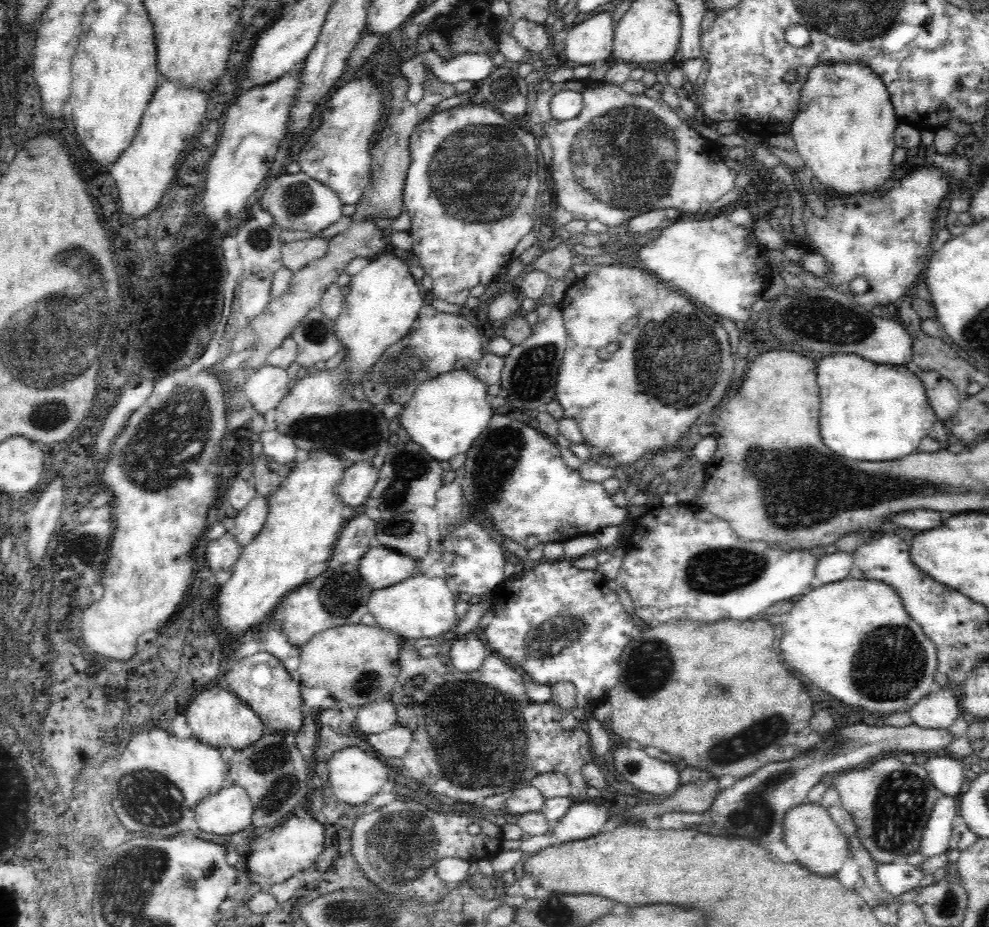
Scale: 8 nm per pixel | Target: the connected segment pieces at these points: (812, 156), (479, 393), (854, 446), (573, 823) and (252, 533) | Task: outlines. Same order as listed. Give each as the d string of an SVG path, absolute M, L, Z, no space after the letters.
M822 60L807 73L798 108L788 133L819 182L843 196L888 190L894 167L894 133L900 120L884 81L874 69L861 61Z
M454 371L422 382L410 400L403 405L399 423L410 436L438 462L470 450L474 438L486 430L493 413L488 401L487 386L474 377L474 372Z
M834 353L822 358L818 364L818 386L821 409L819 414L820 436L824 444L846 458L862 462L882 462L882 460L898 460L914 453L920 440L928 436L928 430L936 420L934 411L927 399L925 384L917 371L910 366L894 366L890 364L874 364L854 354Z
M604 800L576 802L557 822L554 834L562 843L590 838L600 833L611 818Z
M267 497L254 498L244 510L234 518L236 527L233 535L244 548L263 528L267 518Z

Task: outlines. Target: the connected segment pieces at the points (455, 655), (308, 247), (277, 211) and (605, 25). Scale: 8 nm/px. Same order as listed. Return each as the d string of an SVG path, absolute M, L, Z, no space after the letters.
M475 633L454 639L448 646L447 653L456 670L460 672L477 671L489 655L486 645L476 637Z
M313 236L291 243L282 243L283 266L292 271L292 274L302 270L308 263L326 254L328 240L324 237Z
M302 171L284 172L271 180L259 198L259 206L272 215L278 230L293 230L316 234L332 226L343 216L342 201L339 196L325 184L314 180Z
M600 12L568 30L566 55L571 66L597 66L613 54L613 29L610 14Z

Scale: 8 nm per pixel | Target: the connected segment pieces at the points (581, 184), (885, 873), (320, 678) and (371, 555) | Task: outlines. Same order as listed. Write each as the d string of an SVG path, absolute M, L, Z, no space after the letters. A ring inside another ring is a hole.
M590 79L554 84L550 90L537 94L529 123L537 124L545 132L554 157L548 168L554 181L557 204L574 219L588 221L598 219L604 226L619 230L630 219L656 210L678 208L680 212L704 212L724 194L734 189L739 172L728 168L722 161L719 146L704 139L684 123L676 111L662 98L646 97L644 94L626 93L614 84L595 83ZM572 90L582 95L582 108L570 120L556 120L551 113L550 101L554 94Z
M894 861L890 864L878 864L874 868L874 875L876 875L880 887L895 897L916 888L925 874L921 869L915 868L905 861Z
M346 624L330 628L312 637L300 651L297 679L303 686L326 688L333 702L345 702L350 707L384 700L388 692L392 693L397 676L400 674L399 648L401 639L392 632L384 631L378 626L364 624Z
M381 545L366 552L359 561L359 573L375 591L394 586L412 576L414 563L410 556Z

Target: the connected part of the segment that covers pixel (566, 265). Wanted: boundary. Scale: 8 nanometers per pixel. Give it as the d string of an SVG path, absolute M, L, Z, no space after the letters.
M566 242L558 245L552 249L544 249L544 251L535 259L536 270L544 271L549 274L550 277L556 281L565 281L567 273L572 271L572 258L574 258L575 252L572 247Z

